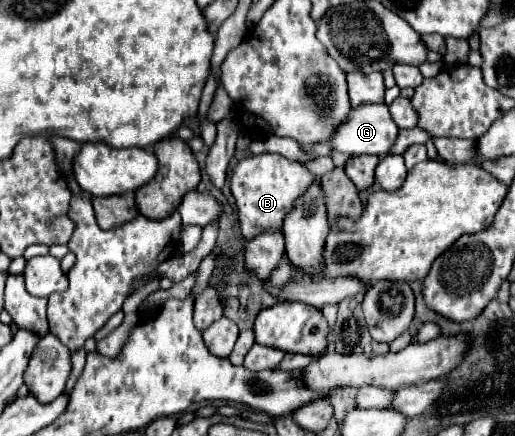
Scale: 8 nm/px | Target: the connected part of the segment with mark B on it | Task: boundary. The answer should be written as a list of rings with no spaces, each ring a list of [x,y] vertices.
[[[276,153],[249,155],[239,160],[230,179],[230,189],[236,199],[238,221],[244,239],[252,241],[264,233],[264,229],[270,229],[270,233],[282,231],[286,215],[292,211],[296,199],[300,199],[312,183],[318,183],[318,179],[304,165],[288,161]]]

